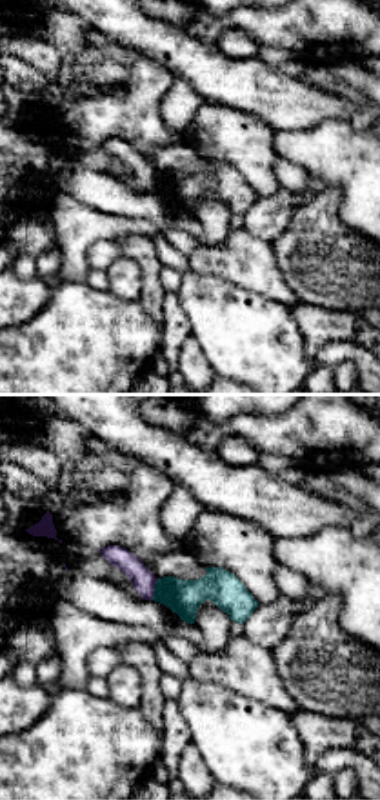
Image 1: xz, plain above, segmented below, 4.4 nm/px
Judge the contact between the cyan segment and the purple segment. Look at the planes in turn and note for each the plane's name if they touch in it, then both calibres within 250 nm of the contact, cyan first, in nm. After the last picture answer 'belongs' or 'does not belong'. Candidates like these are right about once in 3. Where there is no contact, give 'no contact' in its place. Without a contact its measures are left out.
contact in xz; calibres 160 and 100 nm

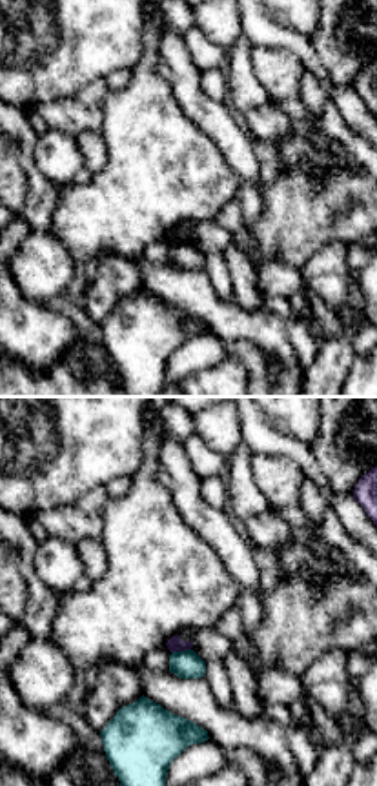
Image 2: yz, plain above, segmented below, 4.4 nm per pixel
contact in yz; calibres 130 and 60 nm

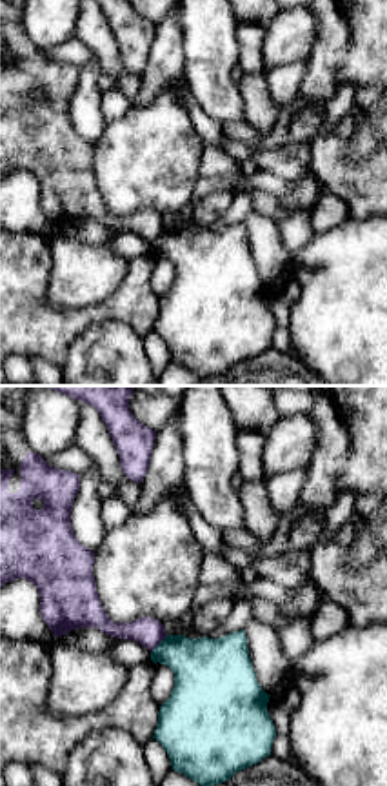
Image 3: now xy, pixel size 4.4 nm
contact in xy; calibres 300 and 130 nm

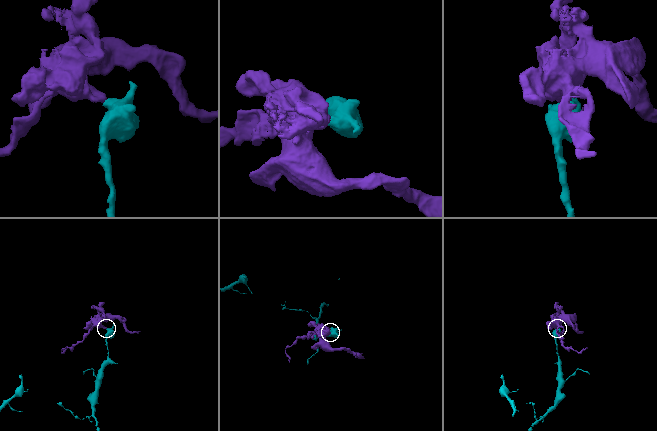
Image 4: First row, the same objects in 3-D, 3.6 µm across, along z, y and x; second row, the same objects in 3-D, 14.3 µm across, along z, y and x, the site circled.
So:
does not belong

